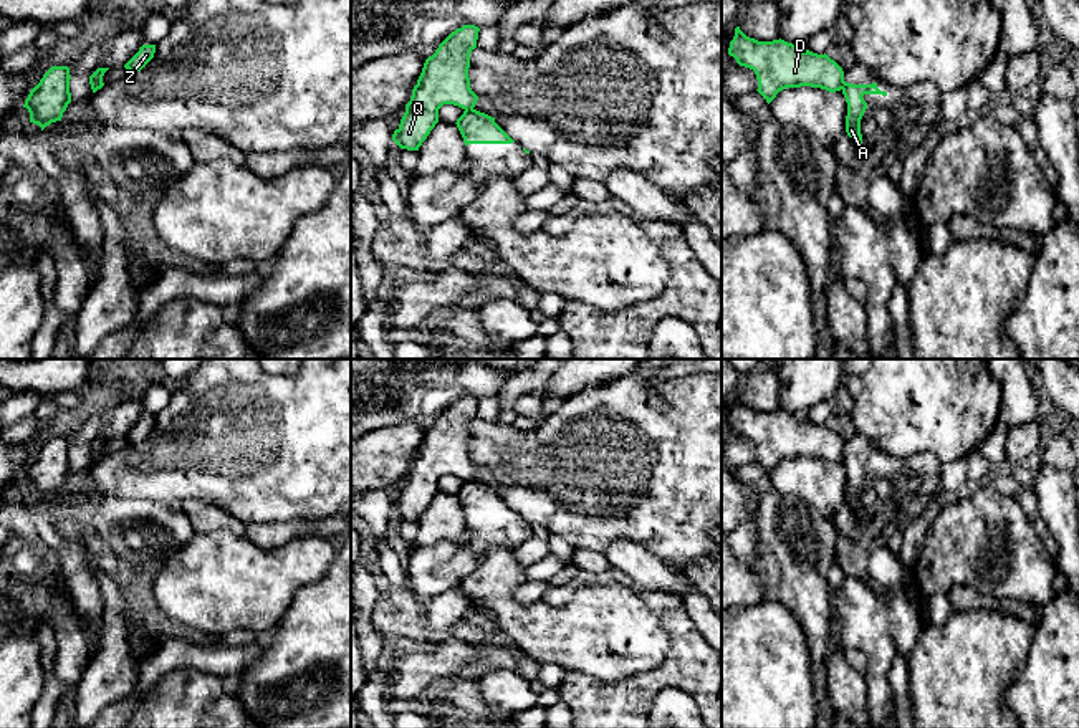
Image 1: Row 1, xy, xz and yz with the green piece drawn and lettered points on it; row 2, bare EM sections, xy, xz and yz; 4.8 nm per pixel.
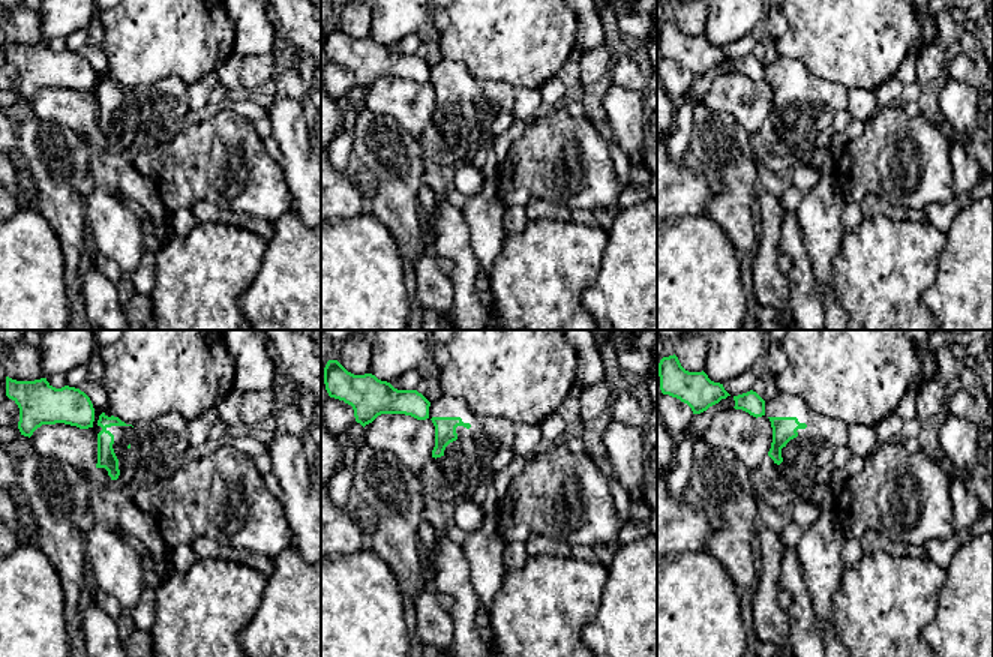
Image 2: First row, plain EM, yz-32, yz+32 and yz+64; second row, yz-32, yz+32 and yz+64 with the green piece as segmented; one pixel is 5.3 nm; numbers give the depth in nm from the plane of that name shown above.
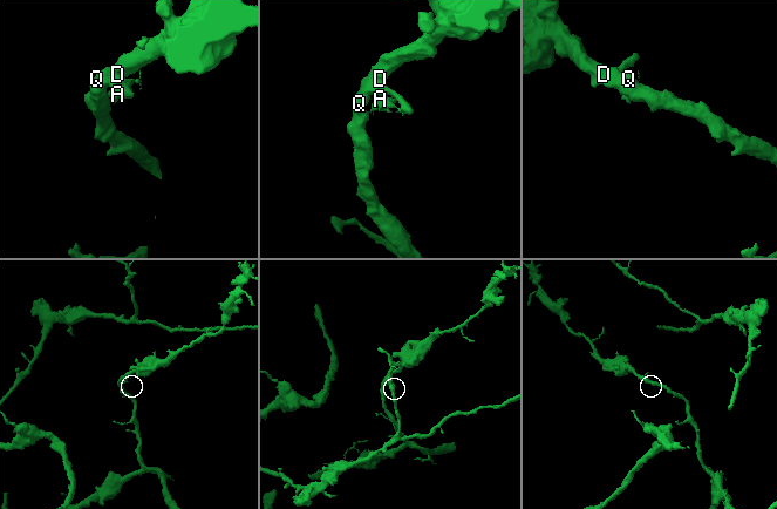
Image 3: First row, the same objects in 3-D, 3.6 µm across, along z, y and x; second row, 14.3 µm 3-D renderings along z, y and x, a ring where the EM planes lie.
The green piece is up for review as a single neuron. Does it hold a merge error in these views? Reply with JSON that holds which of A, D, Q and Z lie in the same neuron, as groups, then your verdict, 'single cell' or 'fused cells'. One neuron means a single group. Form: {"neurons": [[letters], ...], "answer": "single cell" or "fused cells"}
{"neurons": [["A"], ["D", "Q", "Z"]], "answer": "fused cells"}

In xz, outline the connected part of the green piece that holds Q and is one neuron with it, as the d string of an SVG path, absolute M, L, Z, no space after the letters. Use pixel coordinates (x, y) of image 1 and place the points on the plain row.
M475 395L457 399L425 430L400 495L392 505L400 520L419 521L439 493L439 480L444 475L475 478L478 467L470 458L468 438L478 402Z

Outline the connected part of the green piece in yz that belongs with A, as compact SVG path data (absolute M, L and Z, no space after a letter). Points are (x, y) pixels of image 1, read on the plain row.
M842 452L842 465L847 473L847 486L846 486L846 503L854 510L856 515L862 515L861 505L861 490L867 480L867 473L864 472L864 465L882 465L887 467L885 462L877 458L877 453L872 455L851 455Z

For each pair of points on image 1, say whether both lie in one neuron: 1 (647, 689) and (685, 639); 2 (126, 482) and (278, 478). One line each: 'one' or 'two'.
1: one
2: one

